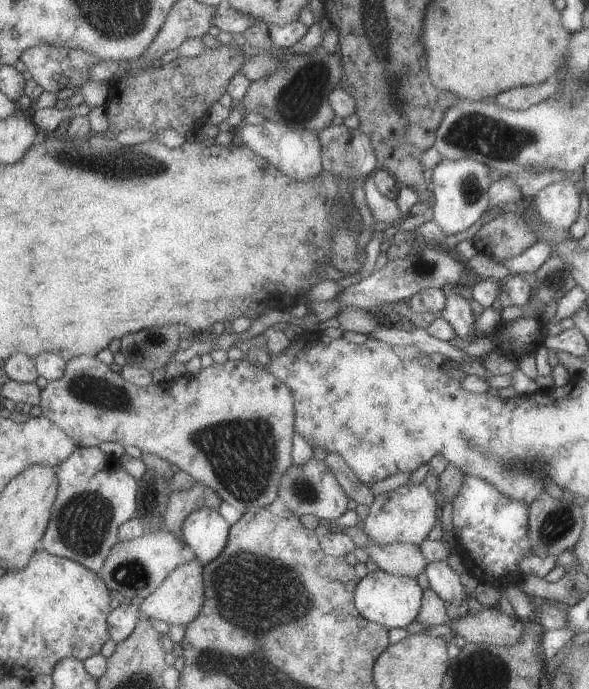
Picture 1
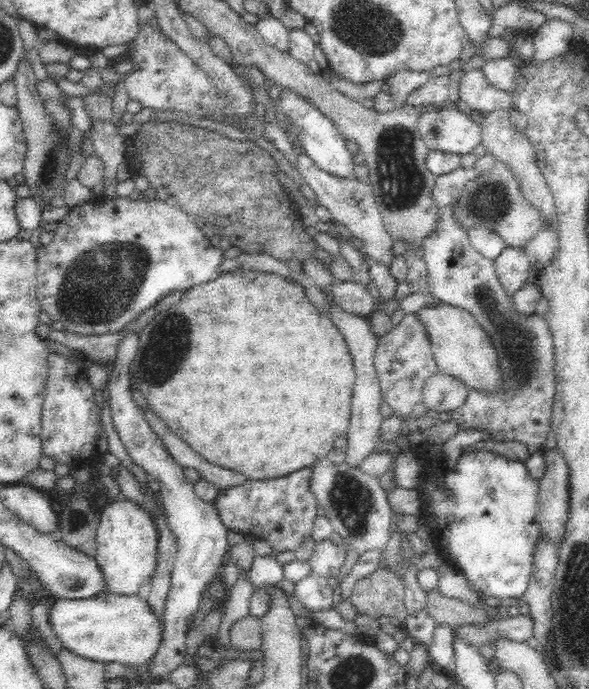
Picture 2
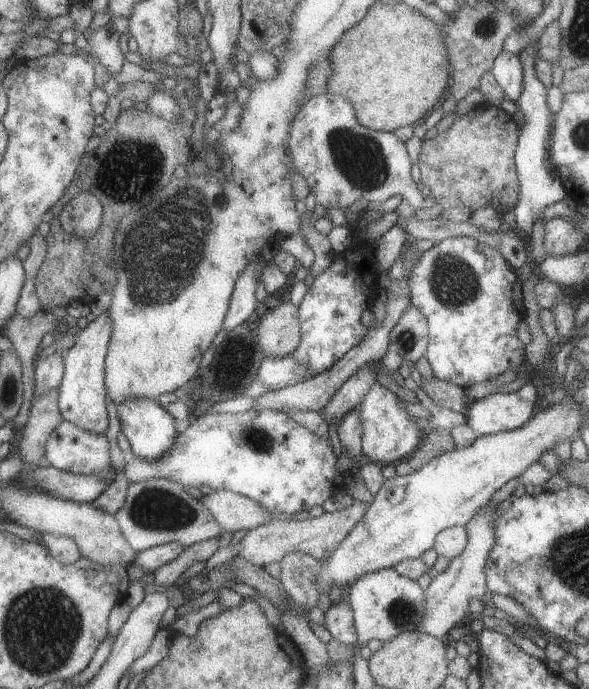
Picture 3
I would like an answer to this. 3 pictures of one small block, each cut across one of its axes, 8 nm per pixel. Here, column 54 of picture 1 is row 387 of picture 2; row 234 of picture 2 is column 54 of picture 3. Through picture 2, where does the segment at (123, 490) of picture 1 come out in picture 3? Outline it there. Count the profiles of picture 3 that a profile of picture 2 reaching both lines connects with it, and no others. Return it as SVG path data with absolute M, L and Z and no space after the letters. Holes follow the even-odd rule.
M63 421L57 428L53 428L53 432L47 438L44 450L44 464L64 472L81 475L97 474L97 476L101 474L105 478L112 468L105 434L91 434L67 421Z

